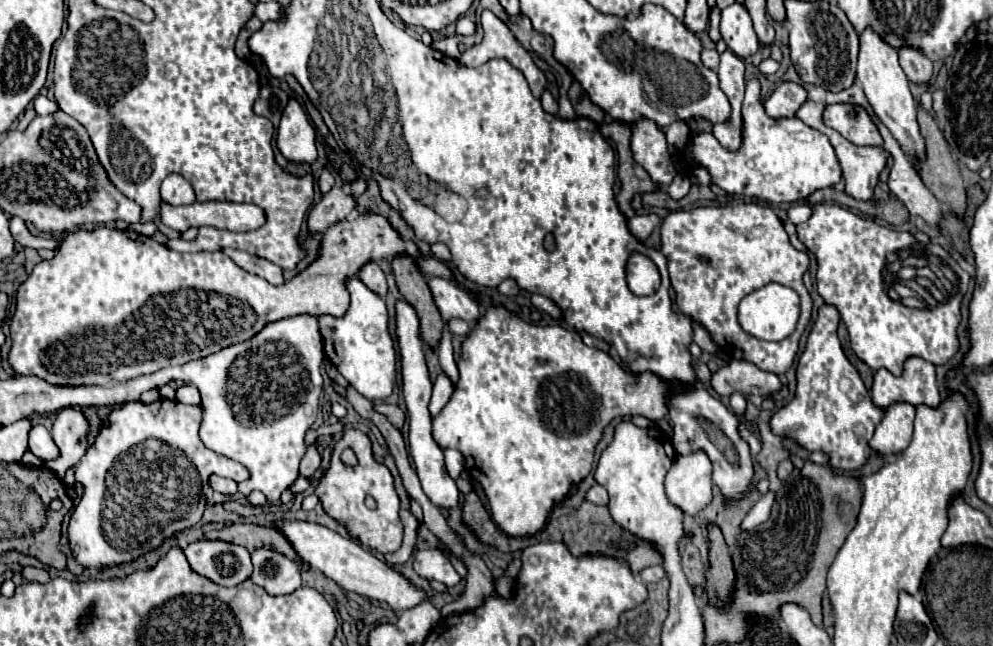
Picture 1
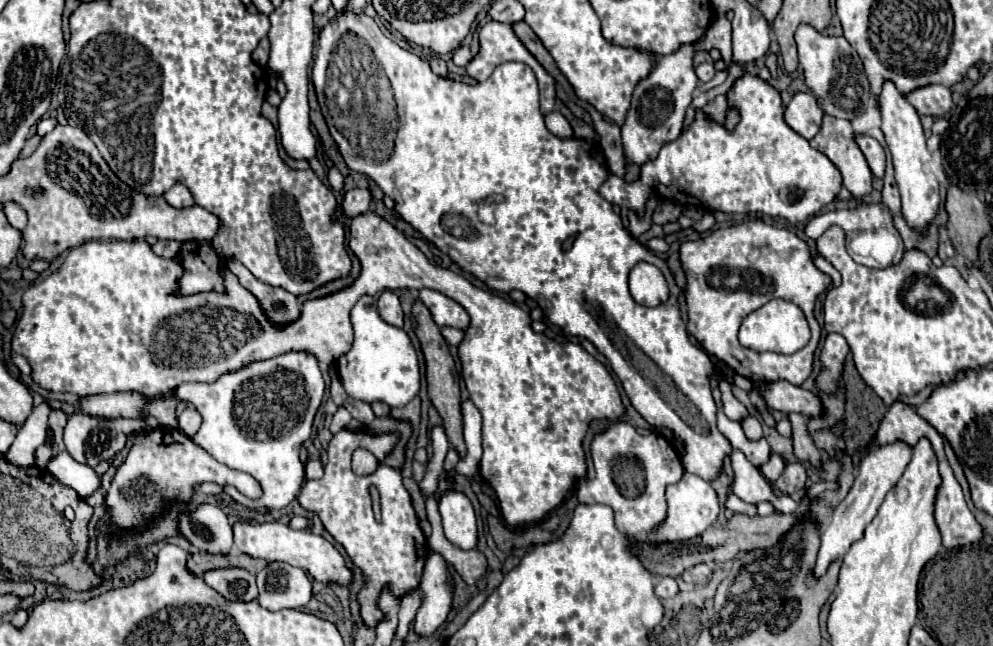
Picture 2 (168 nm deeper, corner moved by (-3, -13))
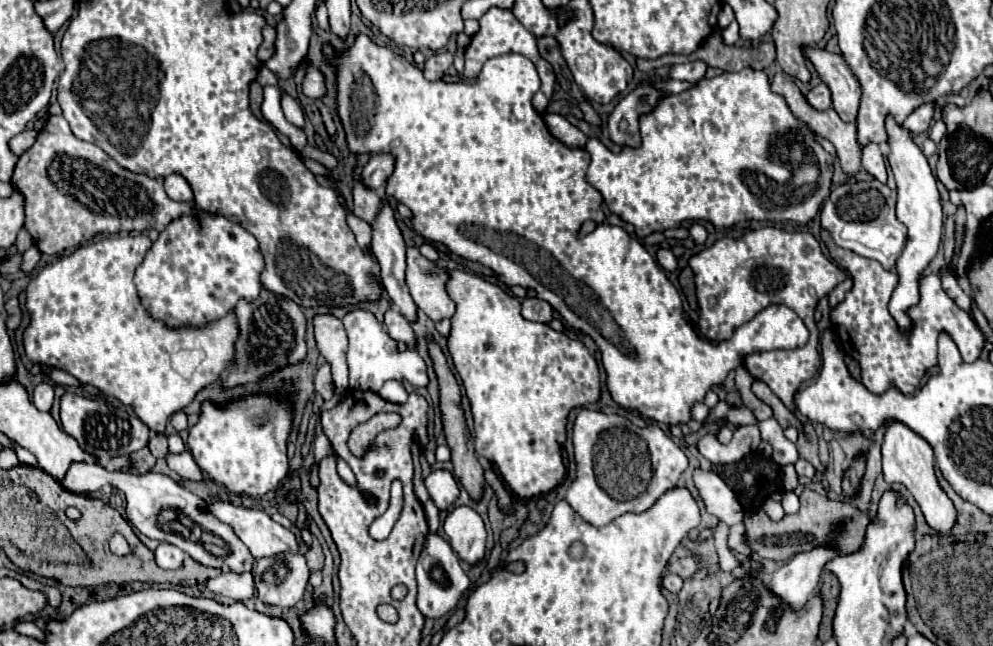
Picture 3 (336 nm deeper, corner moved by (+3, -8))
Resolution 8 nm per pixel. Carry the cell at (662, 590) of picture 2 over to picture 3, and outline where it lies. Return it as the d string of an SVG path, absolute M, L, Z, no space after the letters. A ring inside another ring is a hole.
M668 573L664 579L662 579L662 585L670 591L670 593L678 593L682 589L682 577L680 575L674 575L674 573Z

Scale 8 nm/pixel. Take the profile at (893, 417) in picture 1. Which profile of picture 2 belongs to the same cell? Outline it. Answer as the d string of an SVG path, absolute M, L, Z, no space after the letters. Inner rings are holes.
M898 440L886 446L878 446L876 450L868 452L860 464L858 464L858 476L856 482L852 486L852 490L848 492L848 496L838 504L838 508L834 510L832 518L828 520L828 524L822 530L822 544L820 544L820 552L818 552L818 560L816 560L816 576L822 576L828 568L828 564L832 560L838 560L844 556L844 552L848 552L850 544L856 542L864 528L872 522L872 518L876 516L884 496L888 494L888 490L900 480L906 464L912 458L912 446Z

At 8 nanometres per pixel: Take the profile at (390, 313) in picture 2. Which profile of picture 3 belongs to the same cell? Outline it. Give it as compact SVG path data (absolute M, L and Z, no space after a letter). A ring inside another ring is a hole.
M392 309L392 311L386 313L384 325L386 325L388 335L390 335L394 341L404 343L408 349L416 349L416 347L418 347L418 337L416 337L416 333L412 331L410 323L408 323L396 309Z

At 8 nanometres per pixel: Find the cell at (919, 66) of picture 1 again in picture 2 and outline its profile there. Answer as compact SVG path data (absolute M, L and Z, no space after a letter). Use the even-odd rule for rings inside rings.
M928 84L908 92L906 100L918 110L918 114L930 114L934 118L950 112L952 100L950 90L942 84Z

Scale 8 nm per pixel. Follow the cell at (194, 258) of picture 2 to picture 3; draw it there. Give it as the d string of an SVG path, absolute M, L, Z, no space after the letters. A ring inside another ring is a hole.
M192 205L192 211L188 215L170 221L168 227L160 231L144 261L138 265L134 273L134 283L140 303L150 317L160 319L168 327L204 327L206 323L222 319L230 311L234 311L240 299L254 301L262 291L262 269L264 257L254 235L250 235L240 223L226 219L224 215L212 215Z

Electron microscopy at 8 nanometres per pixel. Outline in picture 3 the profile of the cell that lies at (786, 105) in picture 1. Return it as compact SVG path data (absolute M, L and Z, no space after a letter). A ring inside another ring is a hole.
M824 83L816 85L816 87L806 95L806 99L808 99L808 103L810 103L812 107L816 107L816 109L820 109L820 111L832 107L832 95L830 95L830 89L828 89Z

